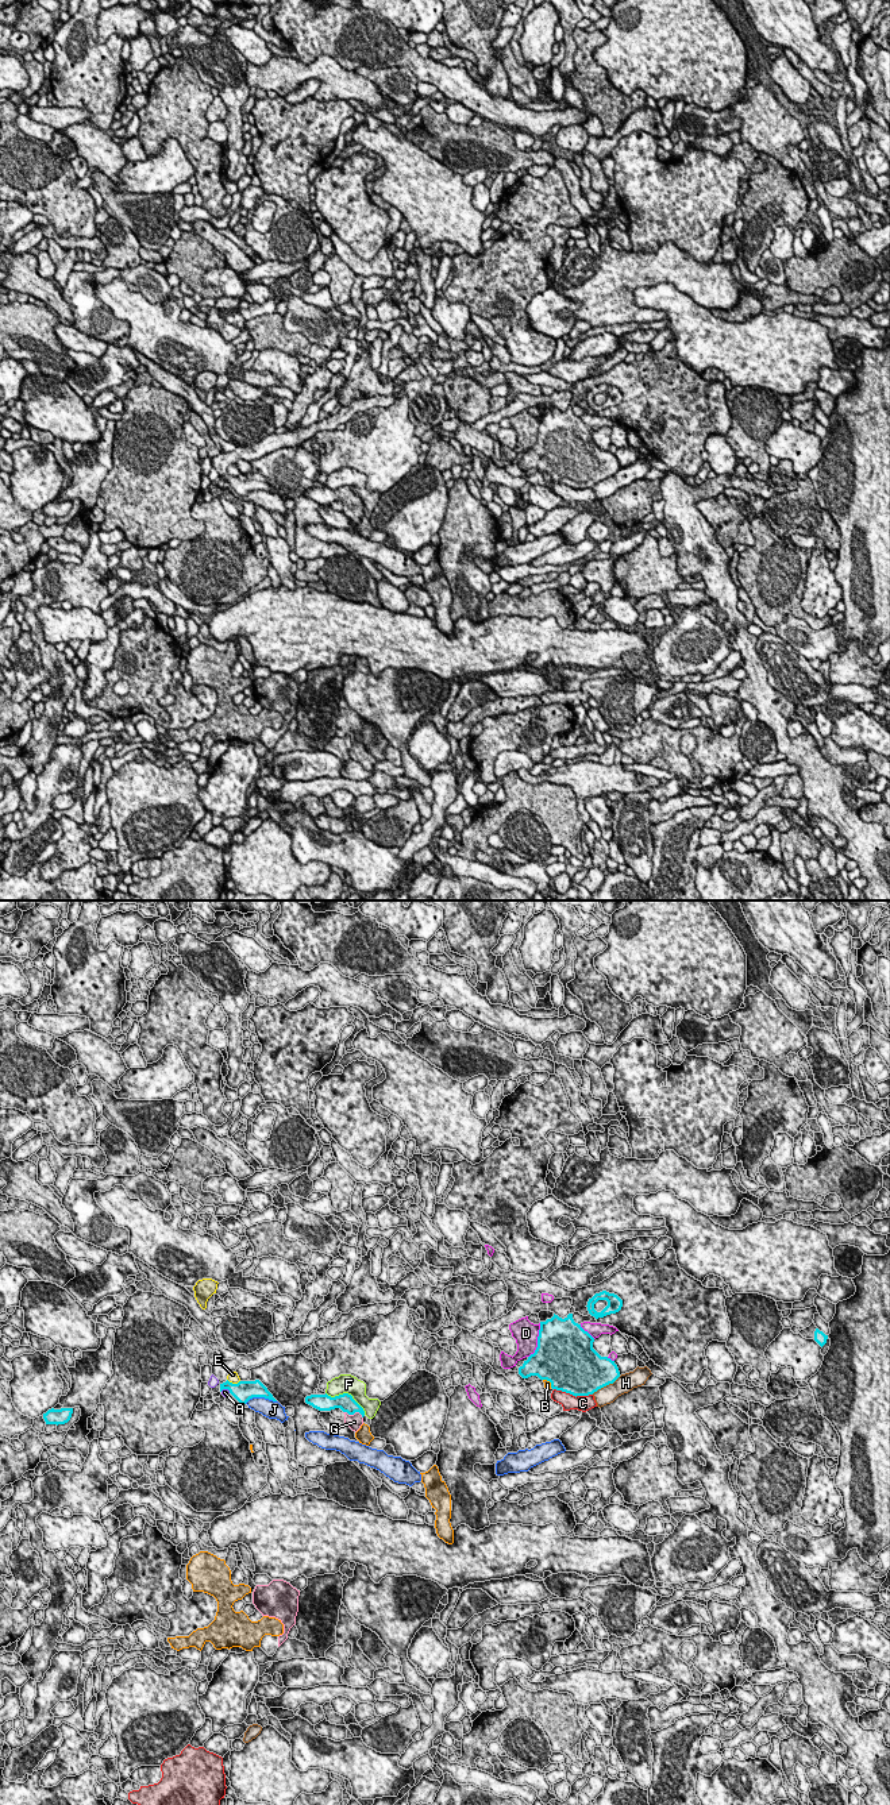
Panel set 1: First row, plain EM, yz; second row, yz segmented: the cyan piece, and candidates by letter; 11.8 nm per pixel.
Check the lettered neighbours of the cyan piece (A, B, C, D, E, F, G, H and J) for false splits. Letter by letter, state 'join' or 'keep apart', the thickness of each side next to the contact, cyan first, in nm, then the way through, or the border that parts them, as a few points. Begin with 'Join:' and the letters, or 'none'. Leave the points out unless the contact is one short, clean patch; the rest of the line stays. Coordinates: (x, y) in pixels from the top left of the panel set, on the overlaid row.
Join: G
A: keep apart; calibres 240 and 90 nm
B: keep apart; calibres 500 and 90 nm
C: keep apart; calibres 500 and 190 nm
D: keep apart; calibres 500 and 280 nm
E: keep apart; calibres 240 and 130 nm; border yz (227, 1379), (232, 1383), (239, 1381)
F: keep apart; calibres 200 and 220 nm
G: join; calibres 200 and 180 nm; way yz (346, 1403), (354, 1412), (354, 1422)
H: keep apart; calibres 480 and 220 nm
J: keep apart; calibres 240 and 220 nm

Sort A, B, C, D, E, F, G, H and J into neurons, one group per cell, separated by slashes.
A / B / C / D / E / F / G / H / J

